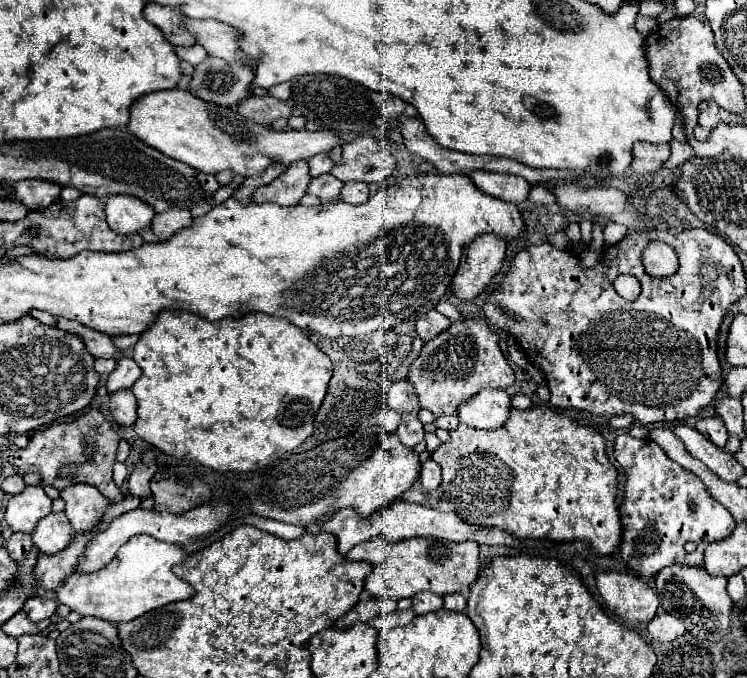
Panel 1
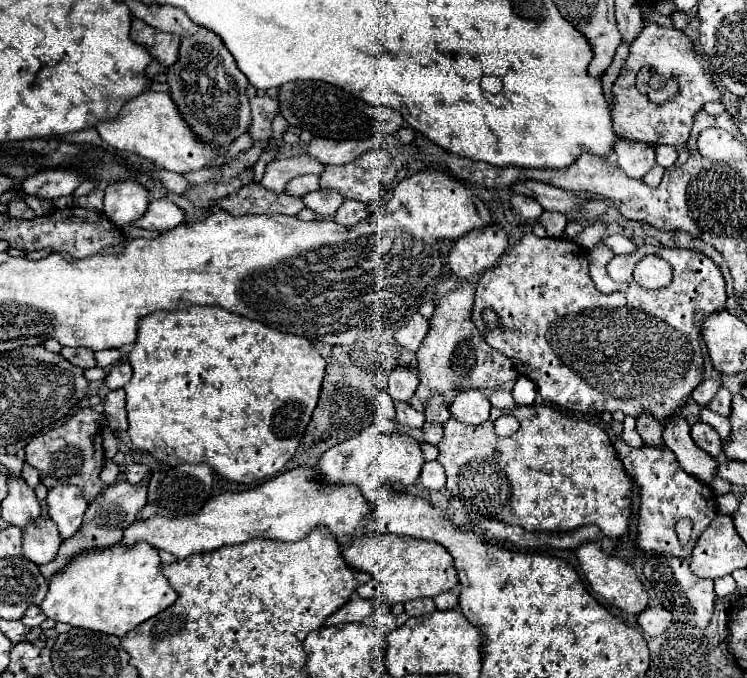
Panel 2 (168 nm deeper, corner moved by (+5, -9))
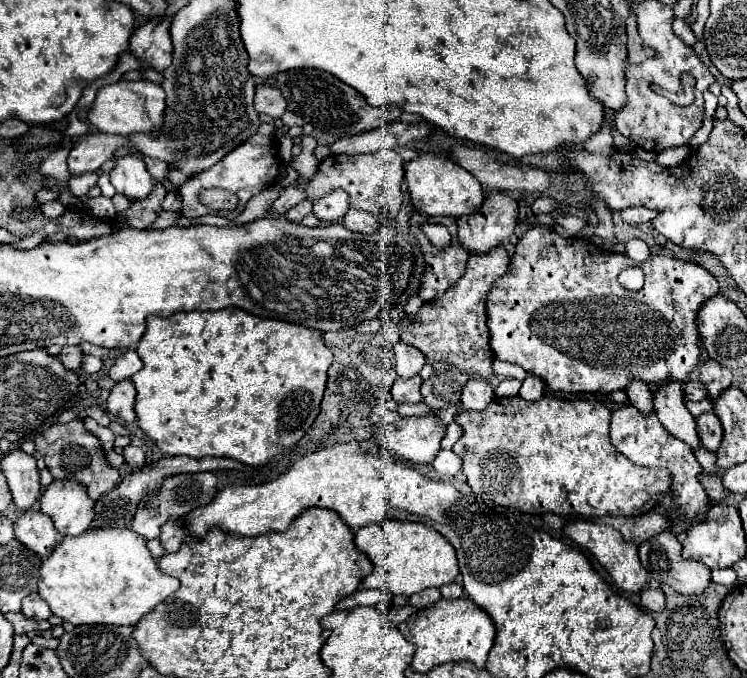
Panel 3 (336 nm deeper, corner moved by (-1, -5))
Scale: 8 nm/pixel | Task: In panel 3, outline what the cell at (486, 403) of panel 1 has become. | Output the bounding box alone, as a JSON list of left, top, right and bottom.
[462,377,494,411]

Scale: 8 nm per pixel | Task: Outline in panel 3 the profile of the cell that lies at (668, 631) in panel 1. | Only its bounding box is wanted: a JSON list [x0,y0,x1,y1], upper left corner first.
[640,587,666,613]

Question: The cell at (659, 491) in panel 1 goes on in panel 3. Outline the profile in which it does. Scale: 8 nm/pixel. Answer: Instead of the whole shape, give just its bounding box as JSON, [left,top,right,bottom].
[610,405,710,525]

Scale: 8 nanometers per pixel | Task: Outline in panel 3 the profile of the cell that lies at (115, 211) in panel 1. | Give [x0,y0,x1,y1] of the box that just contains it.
[110,155,158,201]

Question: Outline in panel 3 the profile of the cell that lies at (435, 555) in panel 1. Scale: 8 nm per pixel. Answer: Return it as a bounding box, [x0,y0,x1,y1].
[354,519,460,597]

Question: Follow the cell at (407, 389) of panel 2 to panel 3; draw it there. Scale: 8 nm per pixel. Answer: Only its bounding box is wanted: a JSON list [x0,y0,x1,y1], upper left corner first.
[394,343,426,379]

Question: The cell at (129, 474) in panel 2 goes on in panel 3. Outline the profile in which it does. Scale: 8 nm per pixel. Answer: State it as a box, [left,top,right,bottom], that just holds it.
[124,445,146,469]

